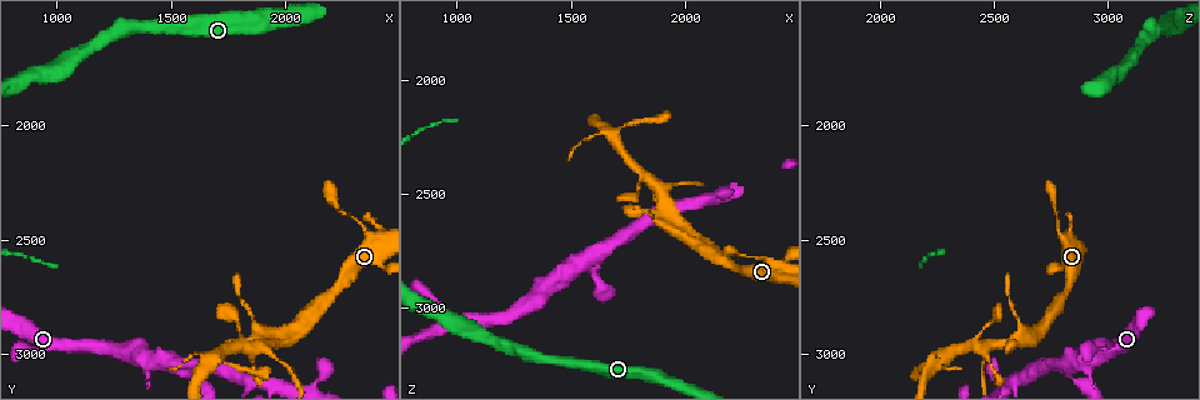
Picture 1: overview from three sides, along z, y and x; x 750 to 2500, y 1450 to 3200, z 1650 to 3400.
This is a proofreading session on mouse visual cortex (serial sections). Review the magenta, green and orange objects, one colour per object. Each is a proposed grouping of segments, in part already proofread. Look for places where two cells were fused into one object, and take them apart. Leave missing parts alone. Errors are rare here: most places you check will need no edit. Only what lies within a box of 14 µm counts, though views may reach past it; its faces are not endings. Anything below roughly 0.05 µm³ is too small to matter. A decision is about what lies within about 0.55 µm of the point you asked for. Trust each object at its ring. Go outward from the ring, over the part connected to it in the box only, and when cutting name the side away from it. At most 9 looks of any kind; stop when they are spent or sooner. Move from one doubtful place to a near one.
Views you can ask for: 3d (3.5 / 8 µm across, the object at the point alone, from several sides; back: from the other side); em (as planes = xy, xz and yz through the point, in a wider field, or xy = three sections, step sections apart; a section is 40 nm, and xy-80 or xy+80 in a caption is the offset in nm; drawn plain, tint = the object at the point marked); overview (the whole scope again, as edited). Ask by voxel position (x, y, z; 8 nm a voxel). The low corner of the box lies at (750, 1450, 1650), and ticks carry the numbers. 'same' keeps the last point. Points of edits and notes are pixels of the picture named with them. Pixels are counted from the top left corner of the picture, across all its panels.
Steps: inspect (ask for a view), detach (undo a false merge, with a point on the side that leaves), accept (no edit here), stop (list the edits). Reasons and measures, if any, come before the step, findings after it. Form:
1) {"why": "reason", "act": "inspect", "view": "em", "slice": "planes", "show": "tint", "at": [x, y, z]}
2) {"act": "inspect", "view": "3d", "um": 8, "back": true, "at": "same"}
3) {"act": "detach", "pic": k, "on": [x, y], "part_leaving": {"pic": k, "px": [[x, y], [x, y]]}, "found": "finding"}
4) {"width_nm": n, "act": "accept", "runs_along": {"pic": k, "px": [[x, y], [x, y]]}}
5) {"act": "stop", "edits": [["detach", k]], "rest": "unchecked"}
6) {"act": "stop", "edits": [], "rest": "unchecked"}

{"why": "thick turns thin", "act": "inspect", "view": "3d", "um": 3.5, "at": [2190, 2320, 2760]}

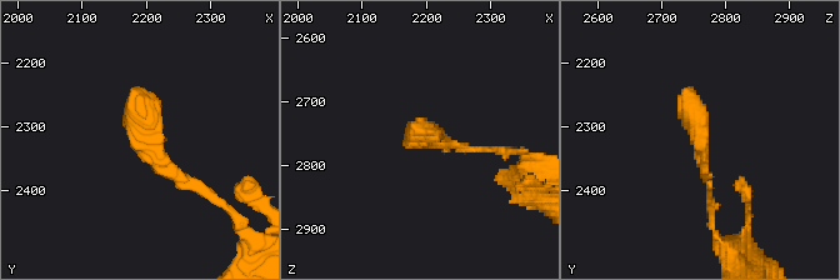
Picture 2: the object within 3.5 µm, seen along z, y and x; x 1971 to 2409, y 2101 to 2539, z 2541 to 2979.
{"act": "inspect", "view": "em", "slice": "xy", "step": 1, "show": "tint", "at": [2190, 2310, 2760]}

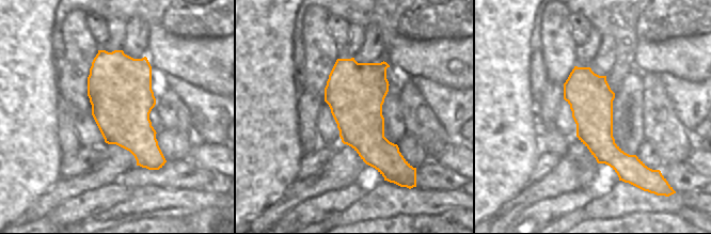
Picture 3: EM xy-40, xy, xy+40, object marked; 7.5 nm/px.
{"act": "accept", "found": "continuous, no second cell"}

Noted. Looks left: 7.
{"why": "four or more arms meet", "act": "inspect", "view": "3d", "um": 3.5, "at": [1900, 2960, 2500]}

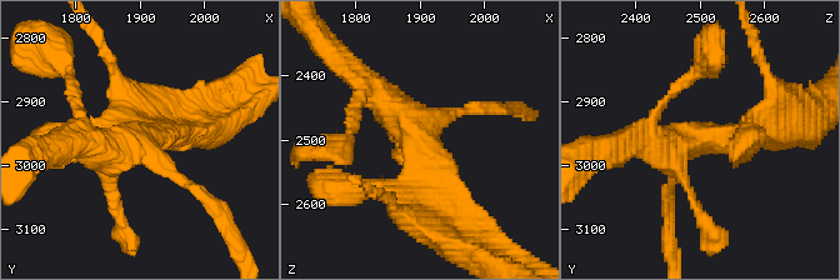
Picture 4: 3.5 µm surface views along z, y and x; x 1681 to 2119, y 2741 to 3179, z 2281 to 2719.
{"arms": 4, "arm_widths_nm": [150, 250, 400, 400], "why": "need the tissue", "act": "inspect", "view": "em", "slice": "xy", "step": 2, "show": "tint", "at": [1900, 2955, 2490]}

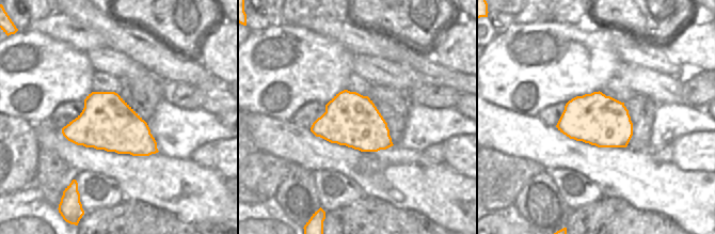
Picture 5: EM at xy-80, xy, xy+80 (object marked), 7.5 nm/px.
{"act": "inspect", "view": "em", "slice": "xy", "step": 5, "show": "tint", "at": "same"}

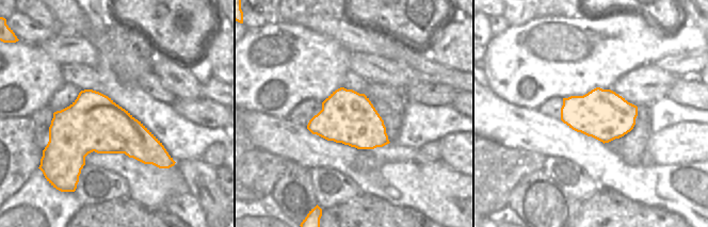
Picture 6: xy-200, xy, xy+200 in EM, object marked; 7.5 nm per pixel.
{"act": "accept", "runs_along": {"pic": 4, "px": [[438, 211], [426, 148], [358, 78]]}, "found": "all the same cell"}

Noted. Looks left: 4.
{"why": "abrupt turn", "act": "inspect", "view": "3d", "um": 3.5, "at": [1670, 3030, 2240]}

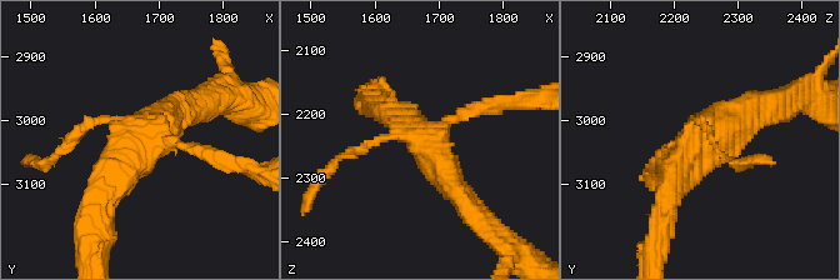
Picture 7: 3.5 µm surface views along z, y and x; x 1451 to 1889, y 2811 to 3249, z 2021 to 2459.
{"why": "need the tissue", "act": "inspect", "view": "em", "slice": "xy", "step": 1, "show": "tint", "at": [1680, 3030, 2240]}

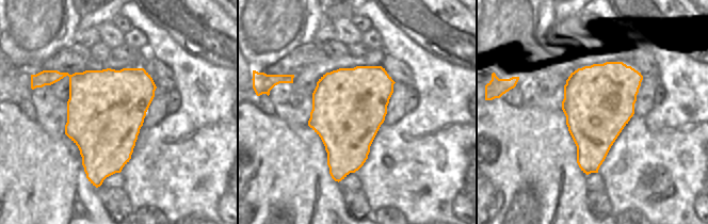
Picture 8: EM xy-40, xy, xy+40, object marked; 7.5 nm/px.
{"act": "inspect", "view": "em", "slice": "xy", "step": 5, "show": "tint", "at": "same"}

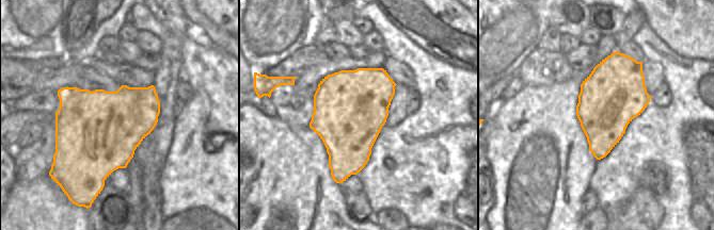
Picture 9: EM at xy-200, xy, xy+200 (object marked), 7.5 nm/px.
{"act": "accept", "runs_along": {"pic": 7, "px": [[761, 109], [701, 136], [666, 201]]}, "found": "all the same cell"}

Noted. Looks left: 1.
{"why": "three-way junction", "act": "inspect", "view": "3d", "um": 3.5, "at": [1530, 3050, 2810]}

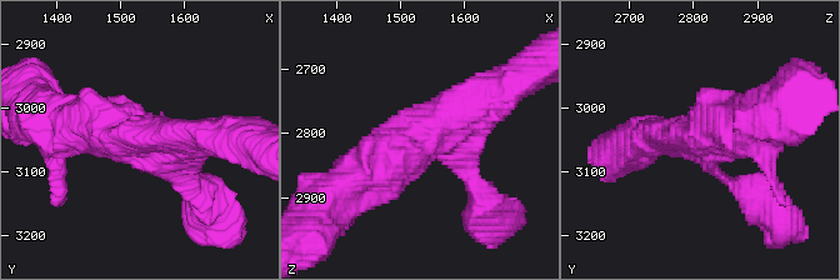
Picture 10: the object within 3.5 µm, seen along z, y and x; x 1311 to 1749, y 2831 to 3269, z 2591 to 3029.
{"arm_widths_nm": [150, 450, 600], "act": "accept", "runs_along": {"pic": 10, "px": [[349, 183], [494, 93]]}, "found": "continuous, no second cell"}

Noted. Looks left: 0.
{"act": "stop", "edits": [], "rest": "unchecked"}

